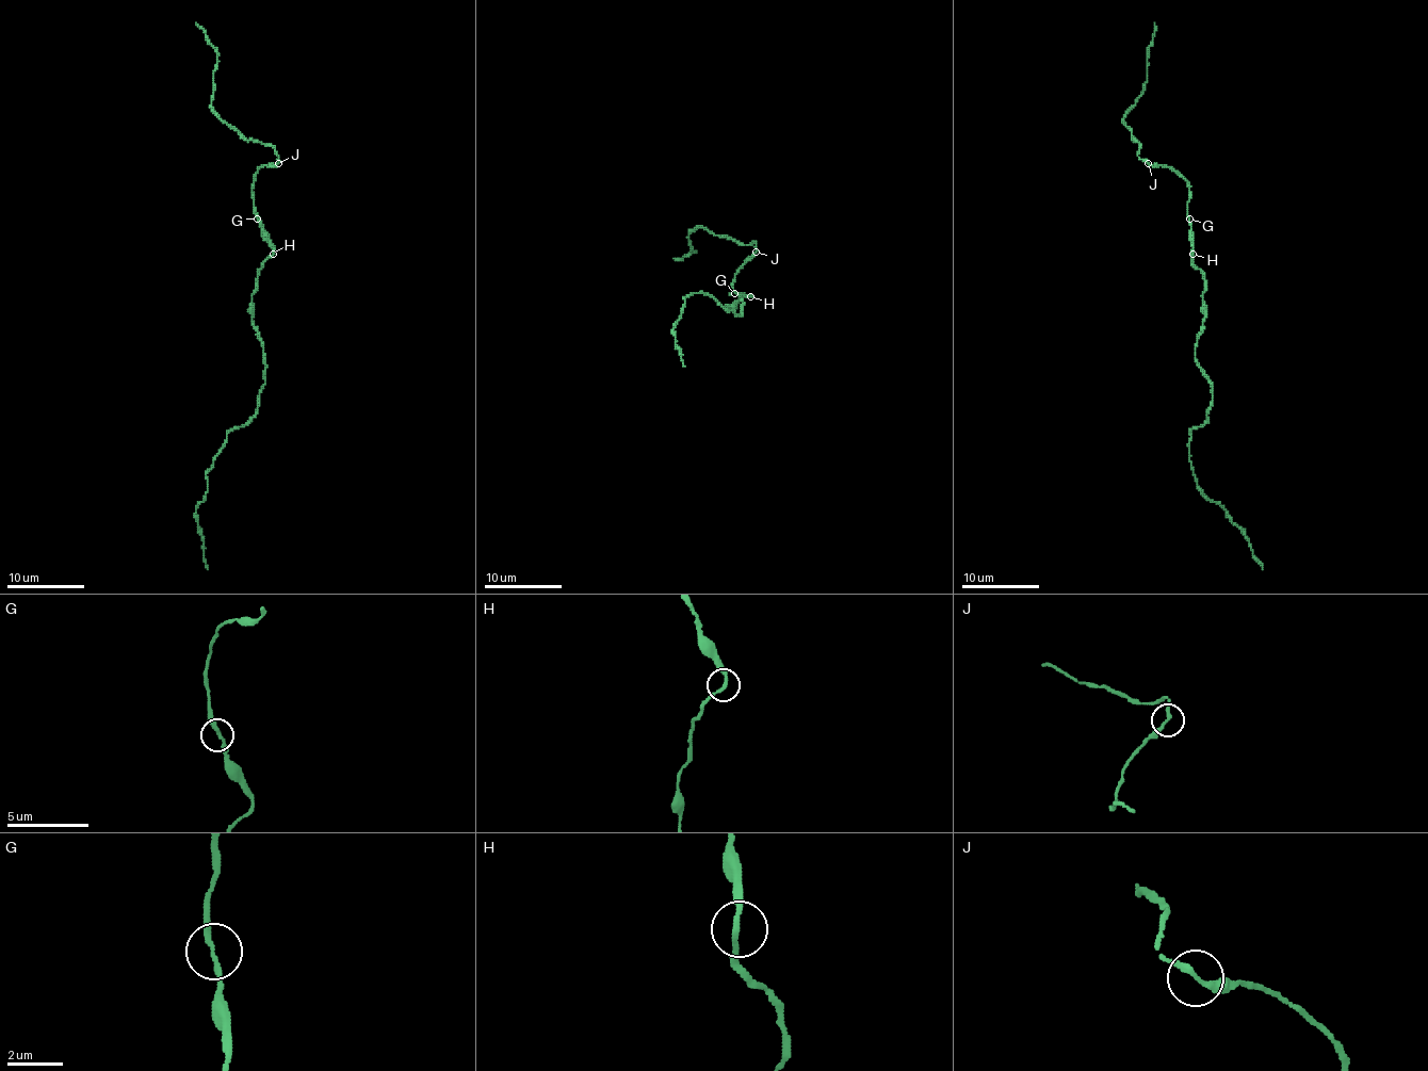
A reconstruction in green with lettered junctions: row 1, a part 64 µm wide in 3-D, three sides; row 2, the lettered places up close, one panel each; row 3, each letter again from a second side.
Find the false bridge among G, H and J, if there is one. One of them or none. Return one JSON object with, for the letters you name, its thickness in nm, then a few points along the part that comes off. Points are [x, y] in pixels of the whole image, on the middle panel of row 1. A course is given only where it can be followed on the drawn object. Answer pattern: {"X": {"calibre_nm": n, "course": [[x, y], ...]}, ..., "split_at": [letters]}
{"split_at": []}

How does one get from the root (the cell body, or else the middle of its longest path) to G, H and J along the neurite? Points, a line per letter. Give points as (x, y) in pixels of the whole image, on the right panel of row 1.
G: (1202, 276), (1193, 263), (1193, 232), (1189, 218)
H: (1202, 276), (1193, 263), (1193, 254)
J: (1202, 276), (1193, 263), (1193, 232), (1187, 215), (1189, 184), (1168, 166), (1149, 163)

